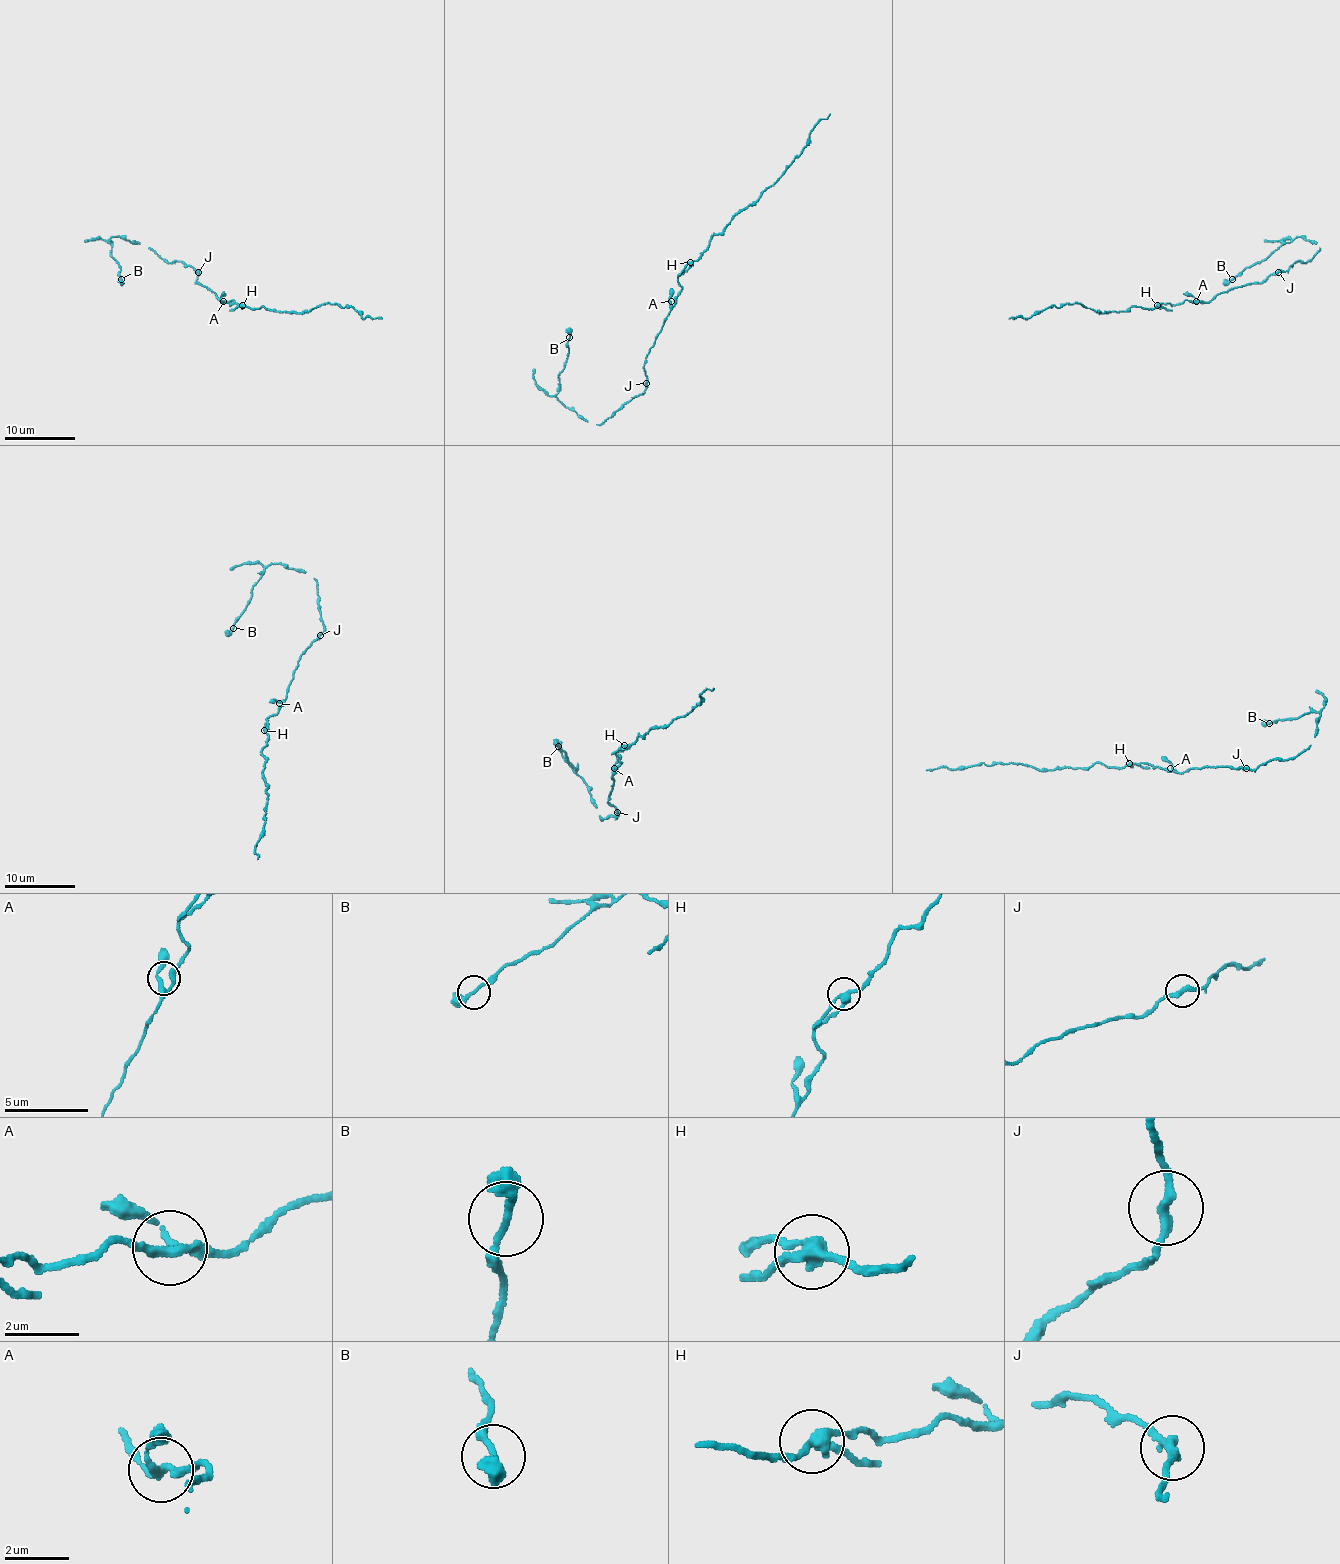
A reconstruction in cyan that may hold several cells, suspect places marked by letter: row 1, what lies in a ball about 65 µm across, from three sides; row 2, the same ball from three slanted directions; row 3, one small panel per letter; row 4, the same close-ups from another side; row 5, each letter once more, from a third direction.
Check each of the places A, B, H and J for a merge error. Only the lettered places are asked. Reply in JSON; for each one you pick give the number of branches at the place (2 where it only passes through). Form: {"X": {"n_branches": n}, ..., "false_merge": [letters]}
{"H": {"n_branches": 3}, "false_merge": ["H"]}

